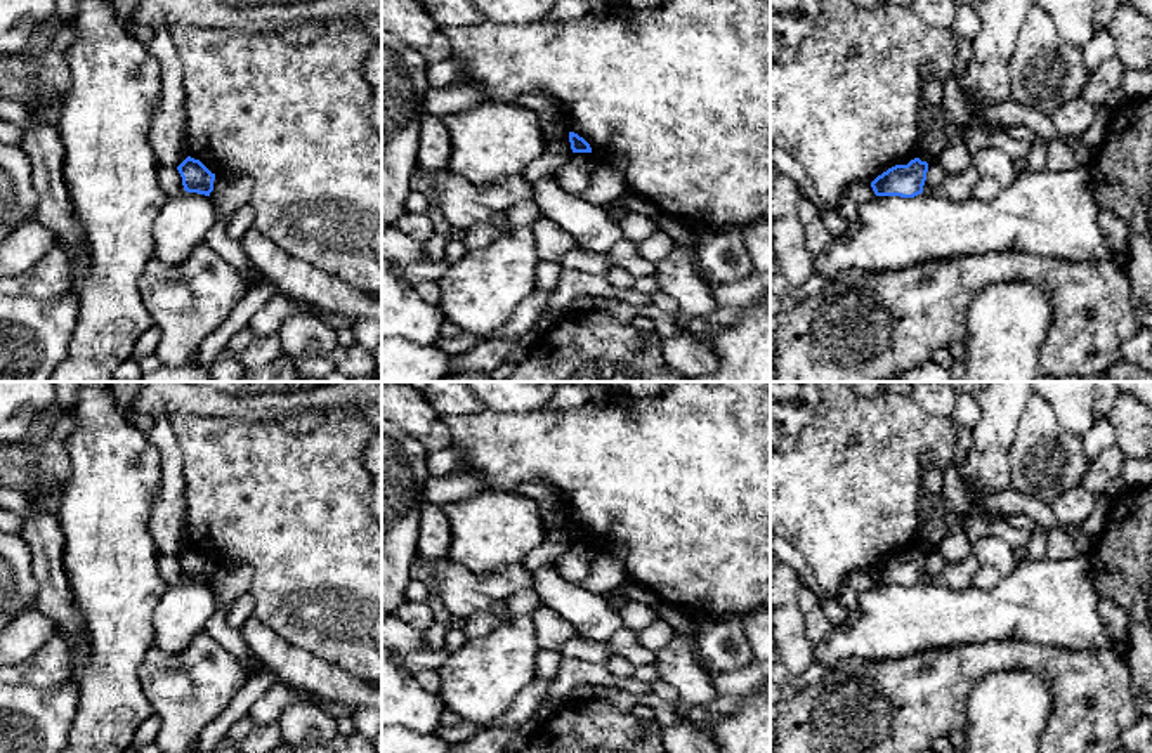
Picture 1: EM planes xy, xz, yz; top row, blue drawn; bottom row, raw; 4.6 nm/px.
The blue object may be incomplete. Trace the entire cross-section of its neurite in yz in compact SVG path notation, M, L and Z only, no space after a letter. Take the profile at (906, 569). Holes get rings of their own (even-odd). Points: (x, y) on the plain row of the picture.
M914 547L907 553L895 553L878 564L871 576L876 585L914 586L923 581L926 560L928 552Z

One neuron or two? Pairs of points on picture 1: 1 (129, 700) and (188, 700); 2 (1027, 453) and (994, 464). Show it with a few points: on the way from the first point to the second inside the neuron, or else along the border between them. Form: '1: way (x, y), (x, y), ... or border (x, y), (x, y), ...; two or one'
1: border (143, 660), (141, 689), (155, 712); two
2: border (1021, 419), (1010, 453), (1008, 486); two

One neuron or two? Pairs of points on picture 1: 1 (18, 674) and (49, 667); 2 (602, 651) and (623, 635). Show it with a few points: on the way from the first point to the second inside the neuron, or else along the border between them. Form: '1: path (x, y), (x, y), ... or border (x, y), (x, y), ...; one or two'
1: path (25, 674), (42, 670); one
2: border (608, 641), (616, 653); two

